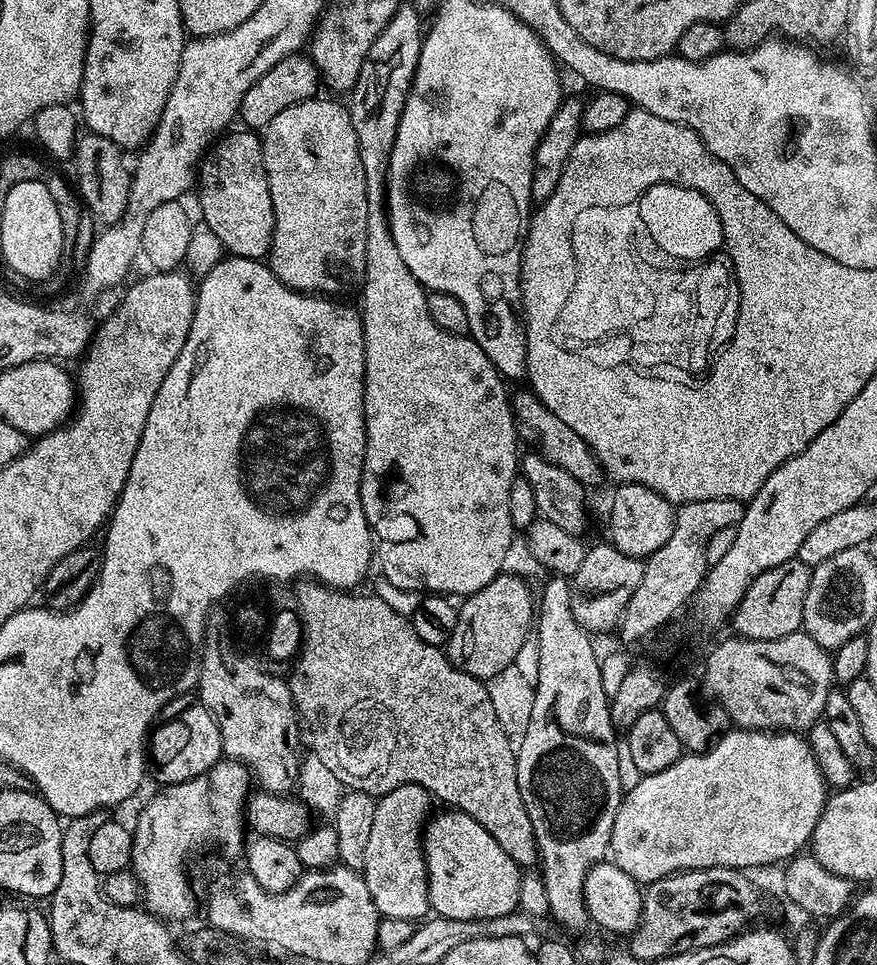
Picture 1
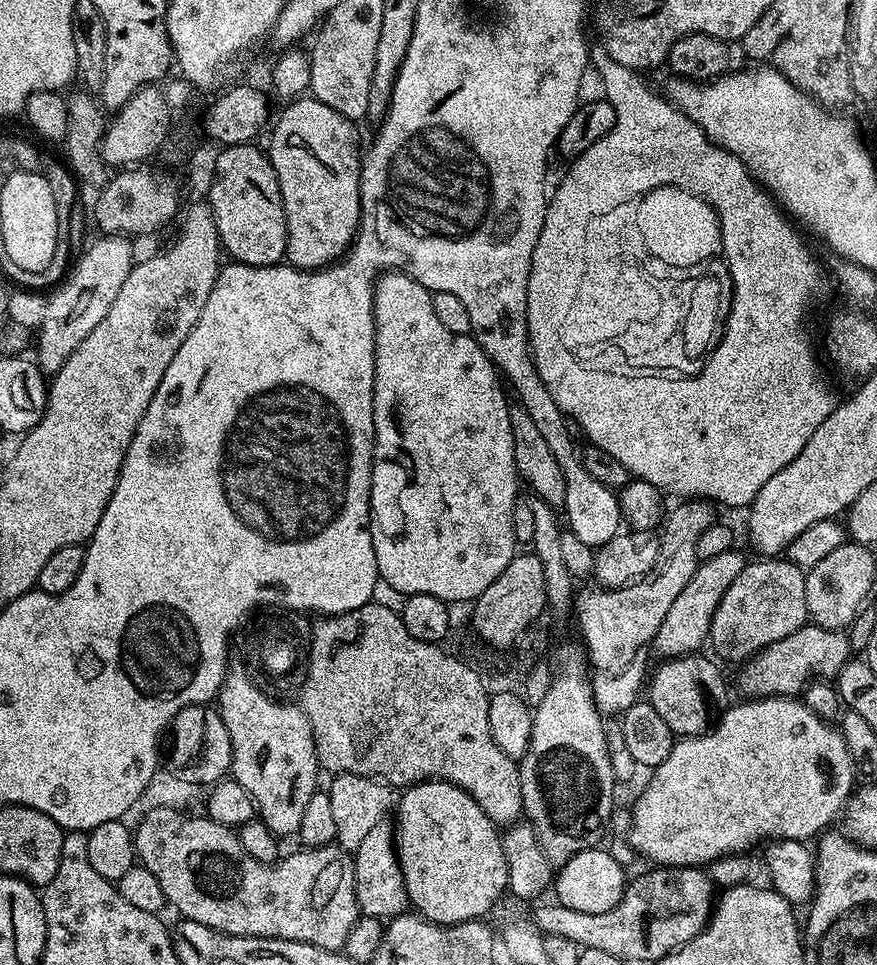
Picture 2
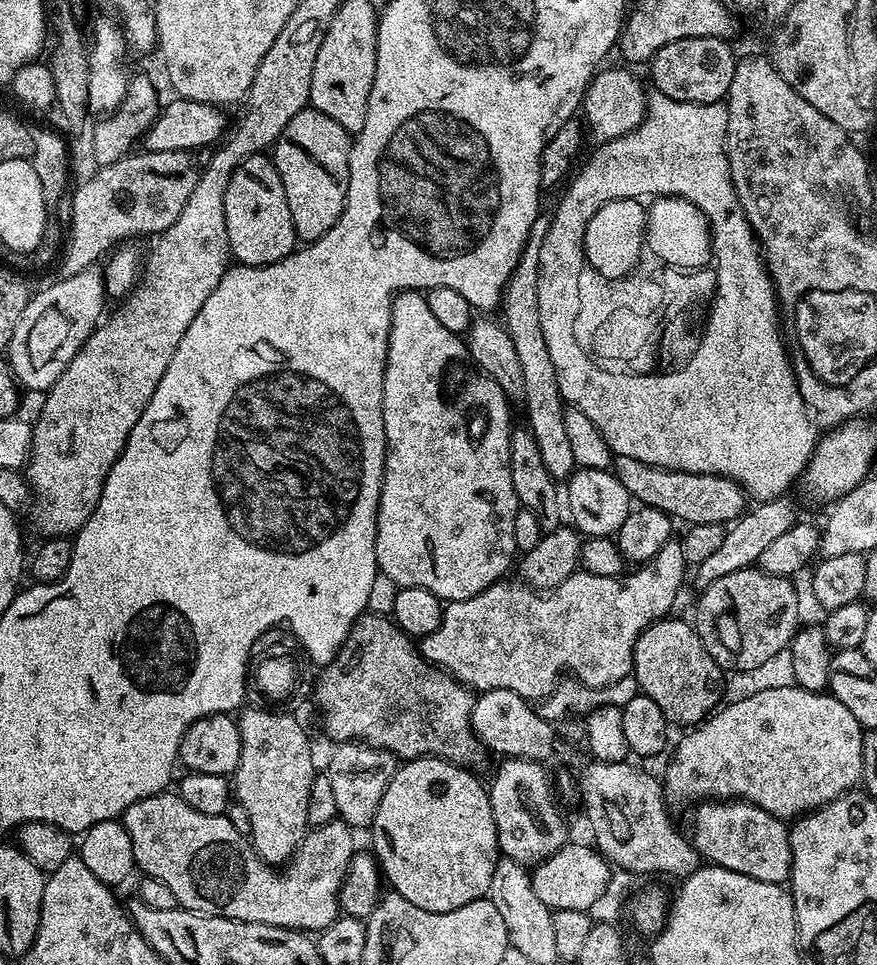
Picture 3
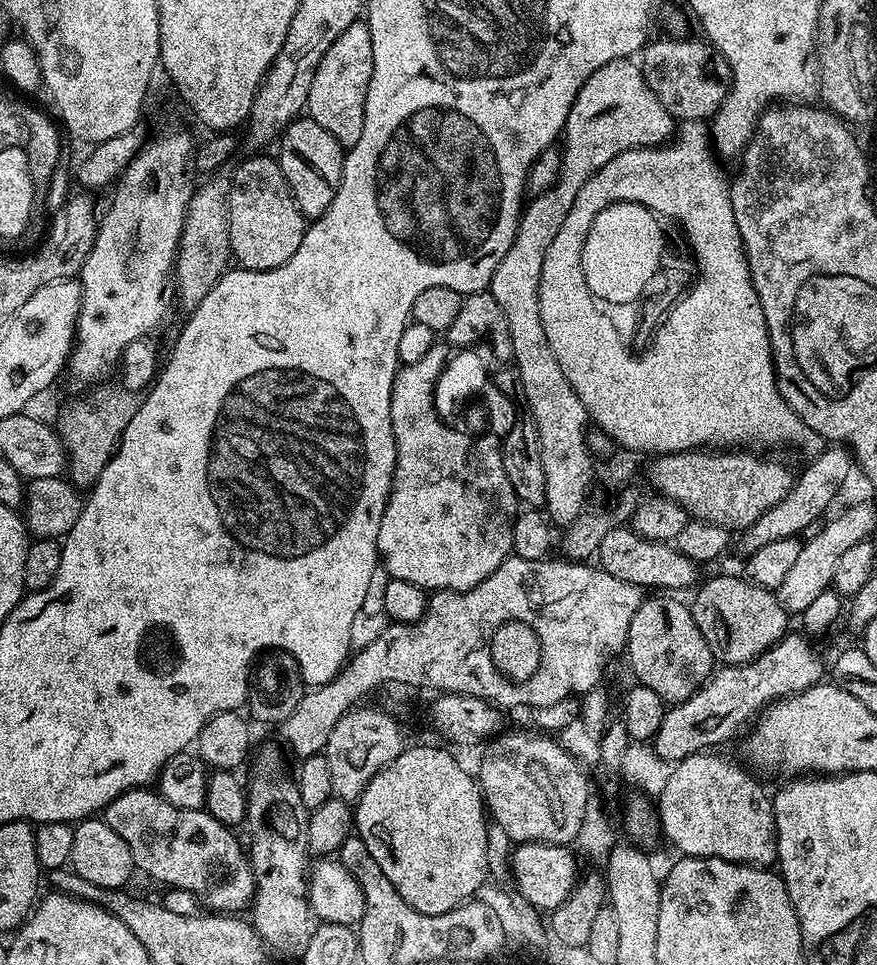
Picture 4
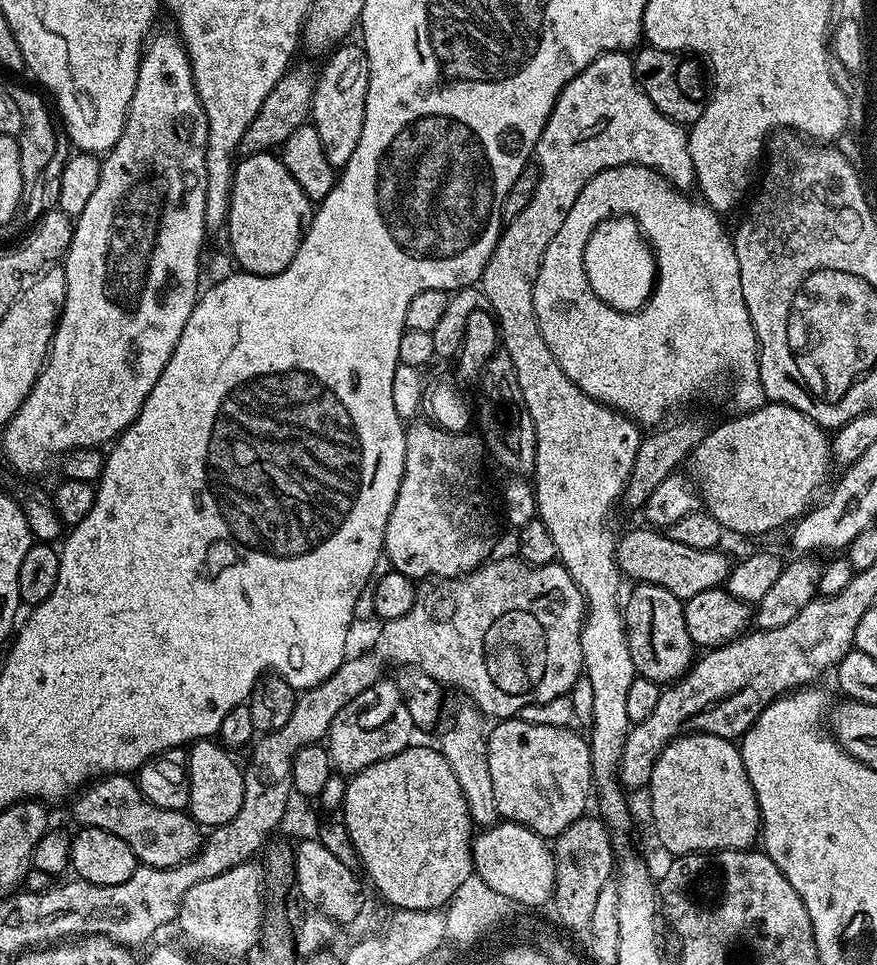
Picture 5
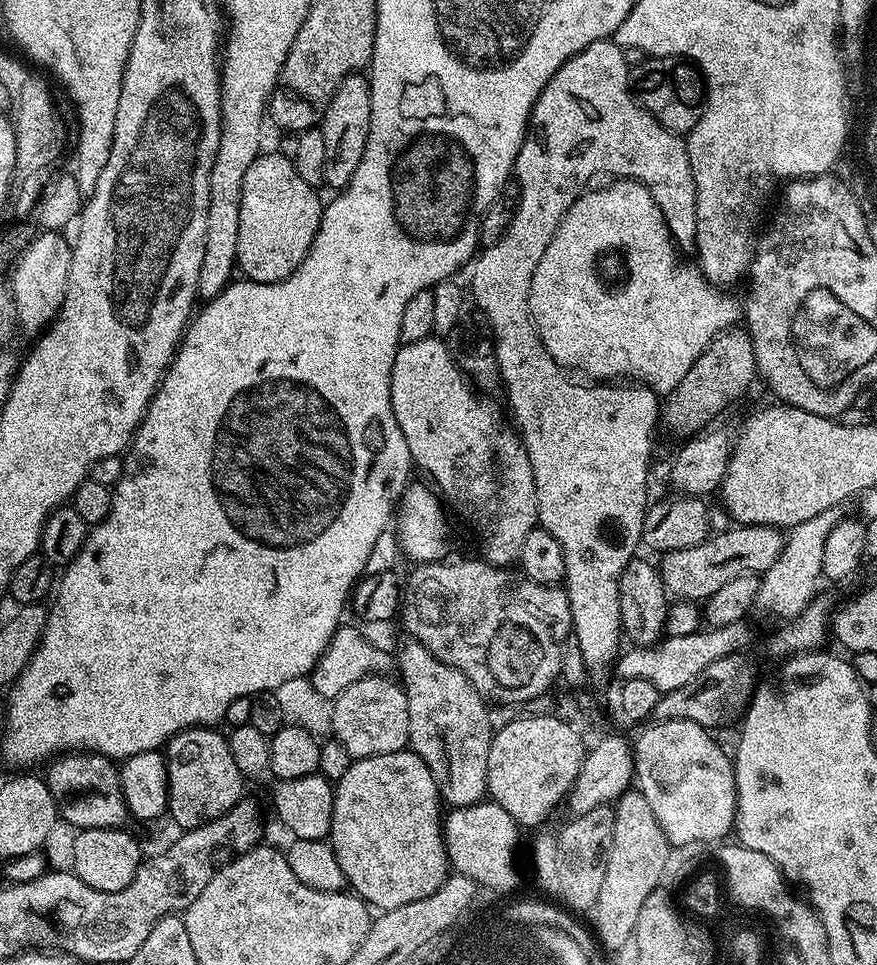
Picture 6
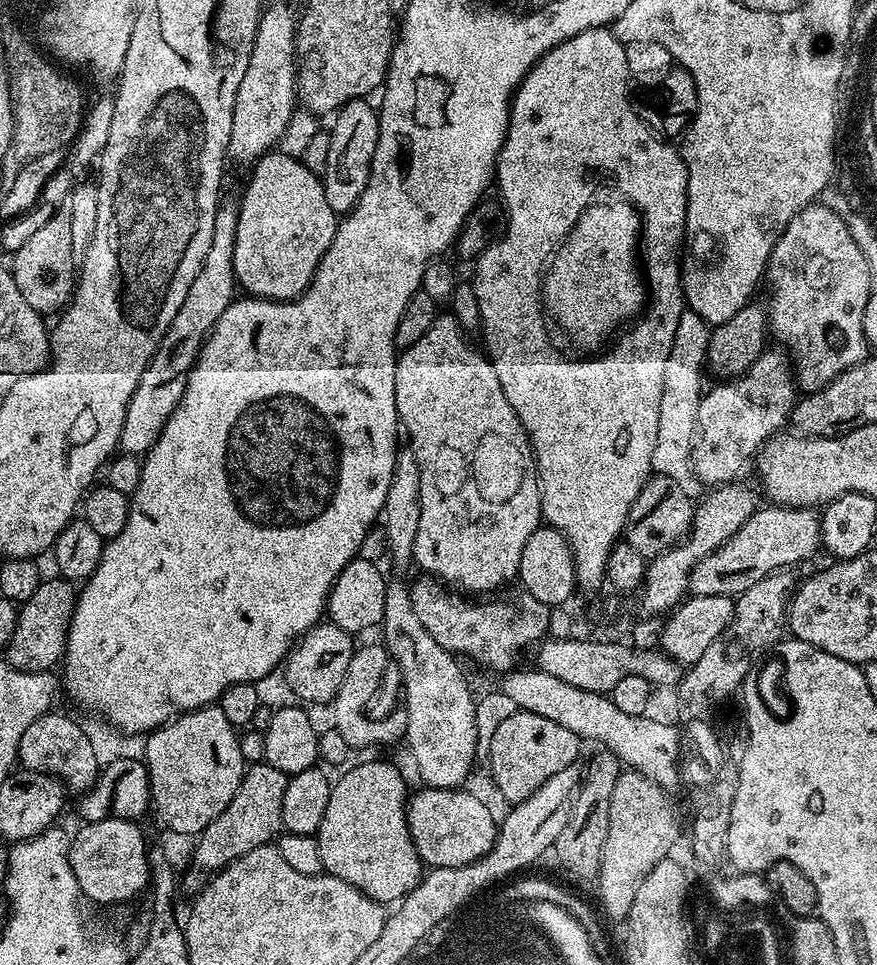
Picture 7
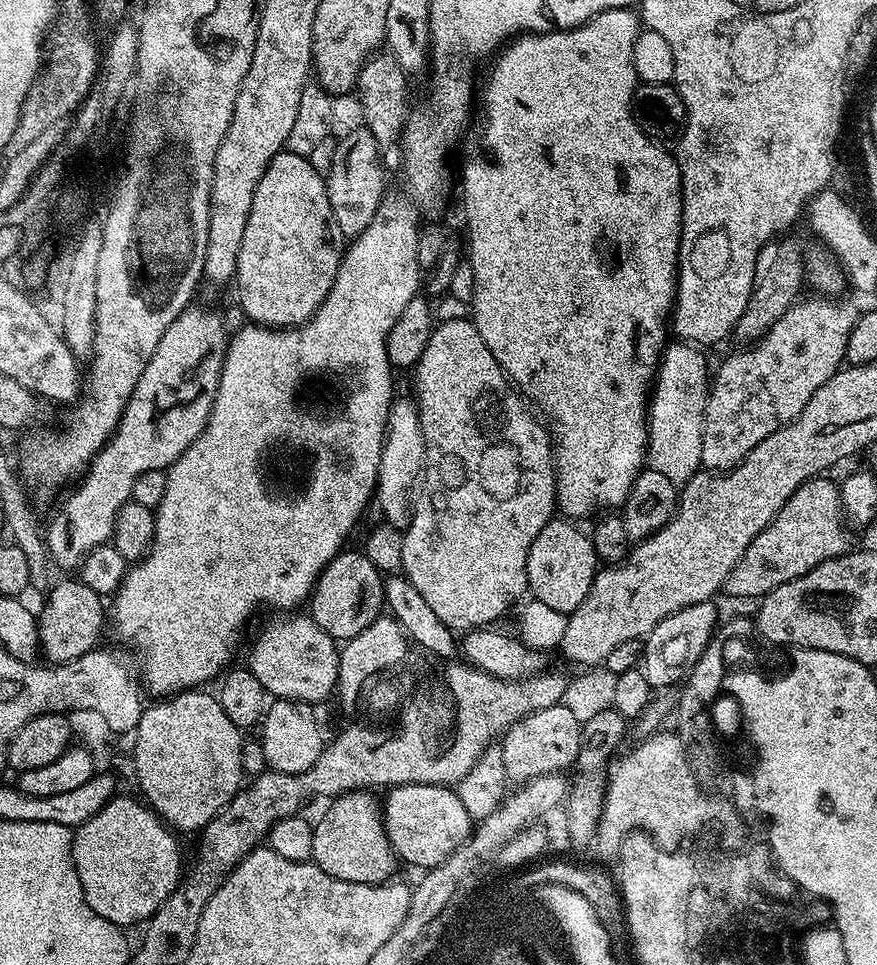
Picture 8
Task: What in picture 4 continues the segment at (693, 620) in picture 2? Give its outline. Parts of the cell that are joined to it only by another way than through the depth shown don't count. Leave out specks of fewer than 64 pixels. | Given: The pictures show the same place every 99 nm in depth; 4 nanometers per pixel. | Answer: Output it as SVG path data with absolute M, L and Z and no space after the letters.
M844 446L826 448L817 451L809 459L813 460L801 472L798 472L793 479L792 488L786 494L786 498L782 498L782 502L770 506L766 514L762 514L750 527L743 529L741 536L744 537L740 540L740 548L744 554L762 550L762 546L767 546L770 542L778 542L782 538L799 537L801 535L799 532L807 533L817 523L815 520L831 506L832 499L839 494L840 487L847 482L852 468L854 472L854 457Z

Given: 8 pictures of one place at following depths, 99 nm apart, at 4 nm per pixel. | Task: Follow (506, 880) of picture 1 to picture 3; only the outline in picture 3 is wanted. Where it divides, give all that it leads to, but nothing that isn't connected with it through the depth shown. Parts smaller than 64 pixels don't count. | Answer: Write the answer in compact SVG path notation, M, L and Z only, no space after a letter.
M438 756L403 761L390 778L370 825L370 848L383 879L392 883L389 884L391 891L402 894L402 898L414 902L414 906L422 906L422 910L449 912L466 906L466 902L485 899L494 878L494 866L501 857L485 781L480 781L468 770Z

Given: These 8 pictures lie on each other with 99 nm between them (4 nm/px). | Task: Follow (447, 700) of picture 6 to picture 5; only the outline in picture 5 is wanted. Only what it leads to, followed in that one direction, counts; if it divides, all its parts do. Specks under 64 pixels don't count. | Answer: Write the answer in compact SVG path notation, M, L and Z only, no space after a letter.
M475 707L460 708L452 716L448 725L443 725L444 733L440 736L438 747L441 754L450 762L450 770L454 770L454 778L458 778L458 786L462 786L462 794L466 798L468 813L473 825L481 829L492 827L501 819L498 802L494 802L494 785L490 783L490 766L488 765L488 741L486 724L481 713Z

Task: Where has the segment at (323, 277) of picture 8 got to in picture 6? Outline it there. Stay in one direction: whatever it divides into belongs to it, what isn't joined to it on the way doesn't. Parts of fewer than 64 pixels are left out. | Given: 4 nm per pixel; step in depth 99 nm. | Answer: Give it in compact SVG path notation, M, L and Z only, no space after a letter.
M265 151L242 178L242 214L238 214L236 262L247 279L273 284L292 276L320 229L322 200L313 185L298 174L293 157Z

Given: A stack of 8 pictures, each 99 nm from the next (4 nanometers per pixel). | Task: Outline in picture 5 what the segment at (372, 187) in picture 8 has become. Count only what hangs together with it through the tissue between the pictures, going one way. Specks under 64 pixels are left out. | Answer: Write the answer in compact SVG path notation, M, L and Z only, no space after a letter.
M341 43L331 53L333 56L329 58L328 65L319 71L312 99L310 123L318 130L318 138L322 138L326 162L330 162L333 170L343 170L346 162L350 162L350 154L354 154L358 138L362 138L362 122L366 118L368 59L359 43L348 43Z

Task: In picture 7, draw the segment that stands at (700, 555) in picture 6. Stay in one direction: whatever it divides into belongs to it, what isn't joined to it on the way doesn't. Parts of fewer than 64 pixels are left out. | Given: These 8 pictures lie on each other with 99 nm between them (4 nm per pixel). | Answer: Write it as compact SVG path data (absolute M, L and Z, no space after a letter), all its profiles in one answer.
M779 506L757 507L756 513L744 523L718 550L714 550L706 558L702 558L688 576L688 592L694 596L741 596L754 582L762 582L762 578L772 576L776 572L795 569L795 564L808 560L817 551L821 551L820 518L811 508L781 508Z

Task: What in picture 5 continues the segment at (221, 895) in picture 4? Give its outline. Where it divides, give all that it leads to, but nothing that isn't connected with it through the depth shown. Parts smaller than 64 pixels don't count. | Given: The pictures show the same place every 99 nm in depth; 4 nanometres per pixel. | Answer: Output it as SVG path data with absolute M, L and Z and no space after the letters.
M113 774L97 778L75 793L71 804L72 816L80 828L97 828L110 834L118 834L118 838L122 838L122 842L126 842L126 846L134 850L140 864L169 868L178 866L200 851L200 825L187 811L162 810L162 806L151 804L142 795L139 783L131 775Z

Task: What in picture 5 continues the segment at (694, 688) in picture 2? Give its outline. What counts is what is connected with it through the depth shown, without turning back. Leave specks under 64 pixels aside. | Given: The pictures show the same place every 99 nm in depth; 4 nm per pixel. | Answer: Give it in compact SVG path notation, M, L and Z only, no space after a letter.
M637 583L632 593L627 593L623 605L624 633L634 658L637 676L645 676L661 686L680 679L694 663L694 645L690 630L686 630L684 606L670 590L653 584Z

